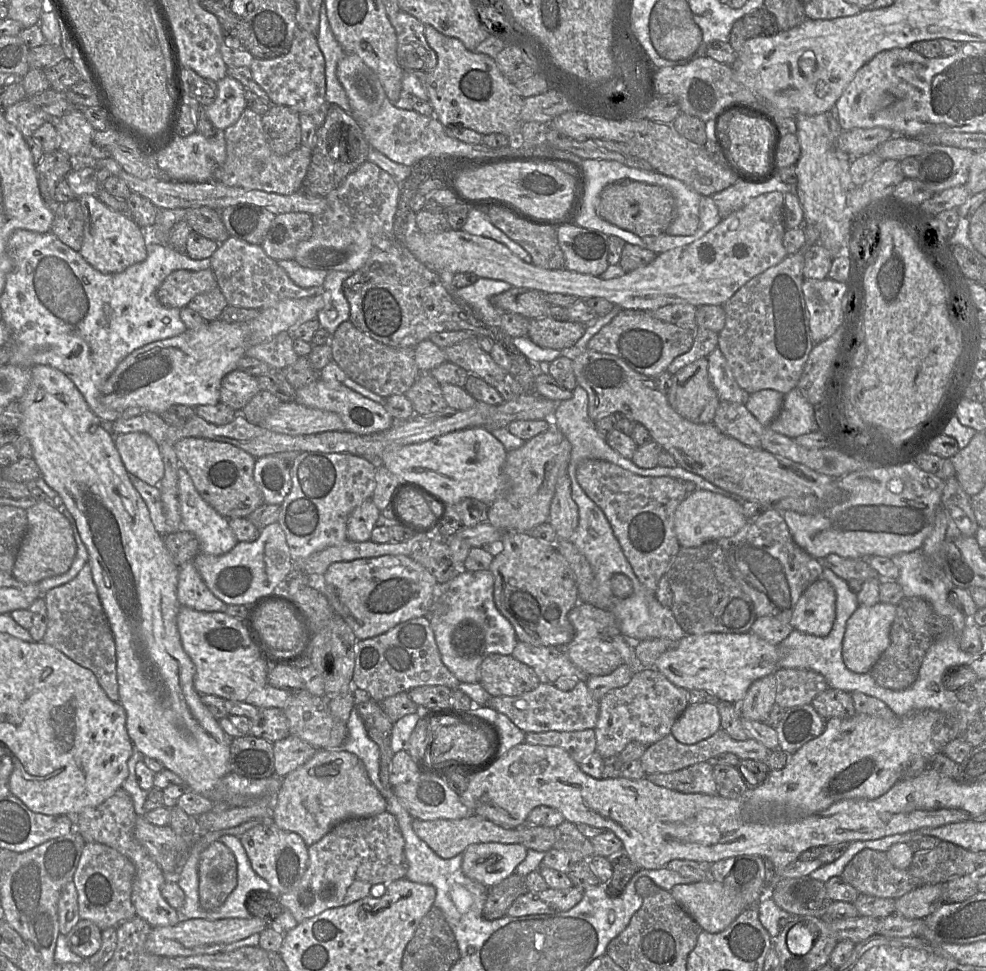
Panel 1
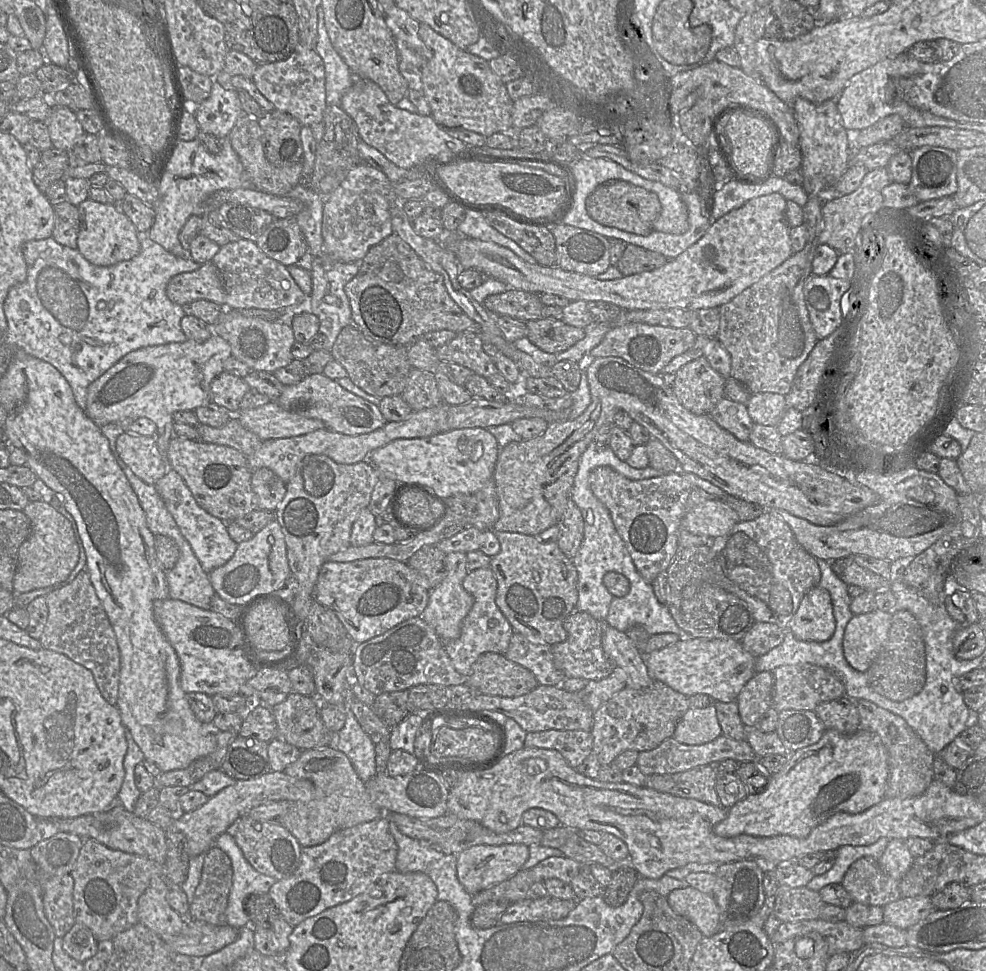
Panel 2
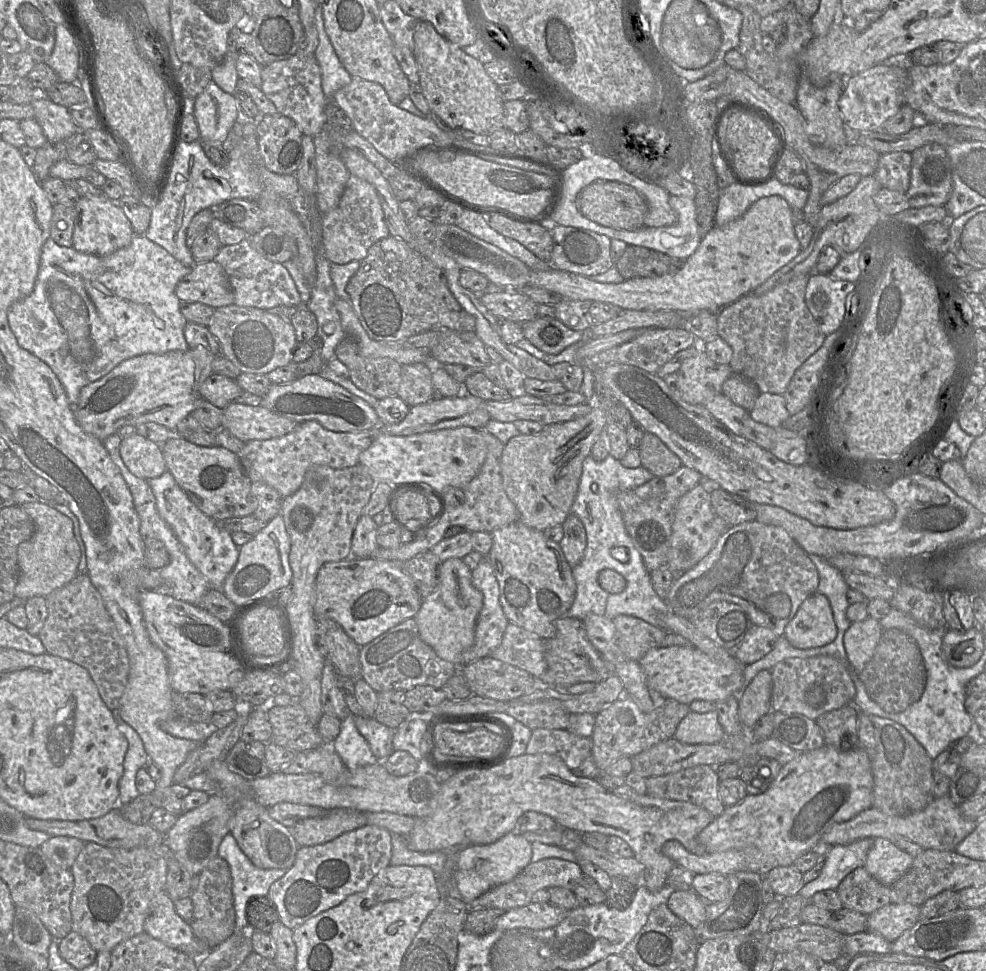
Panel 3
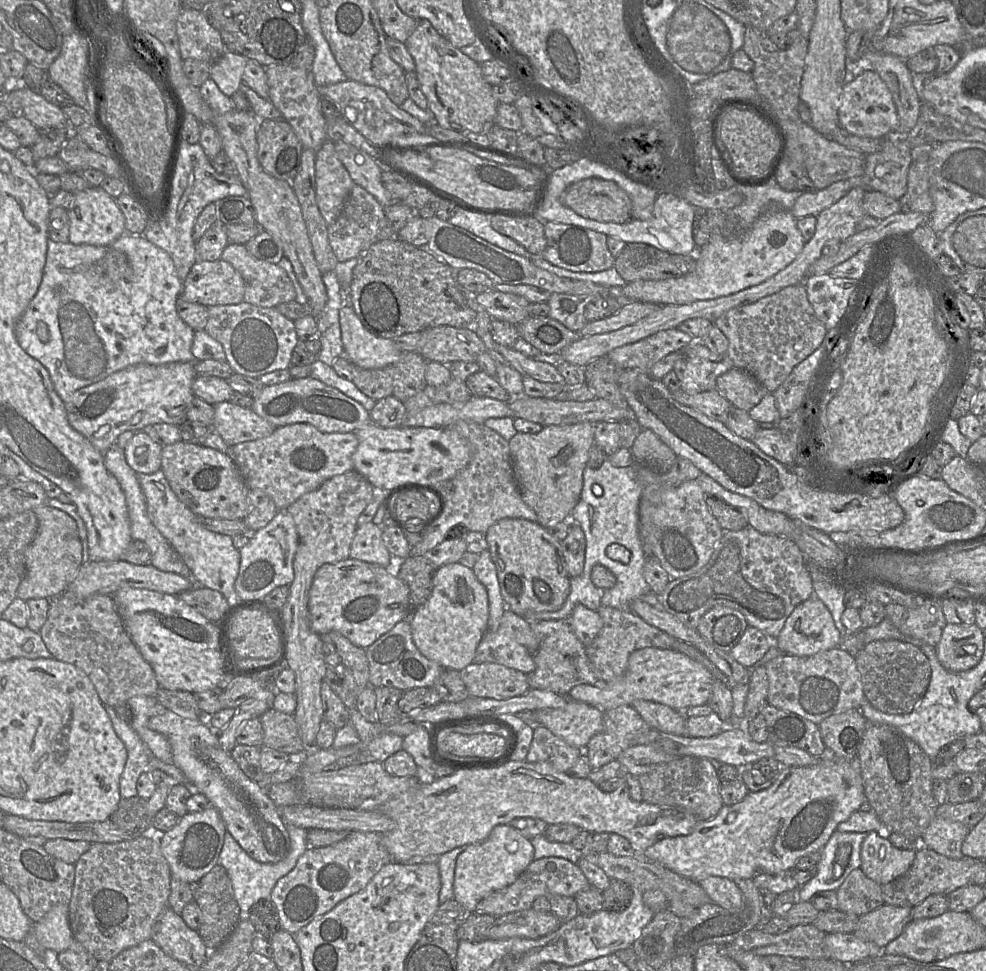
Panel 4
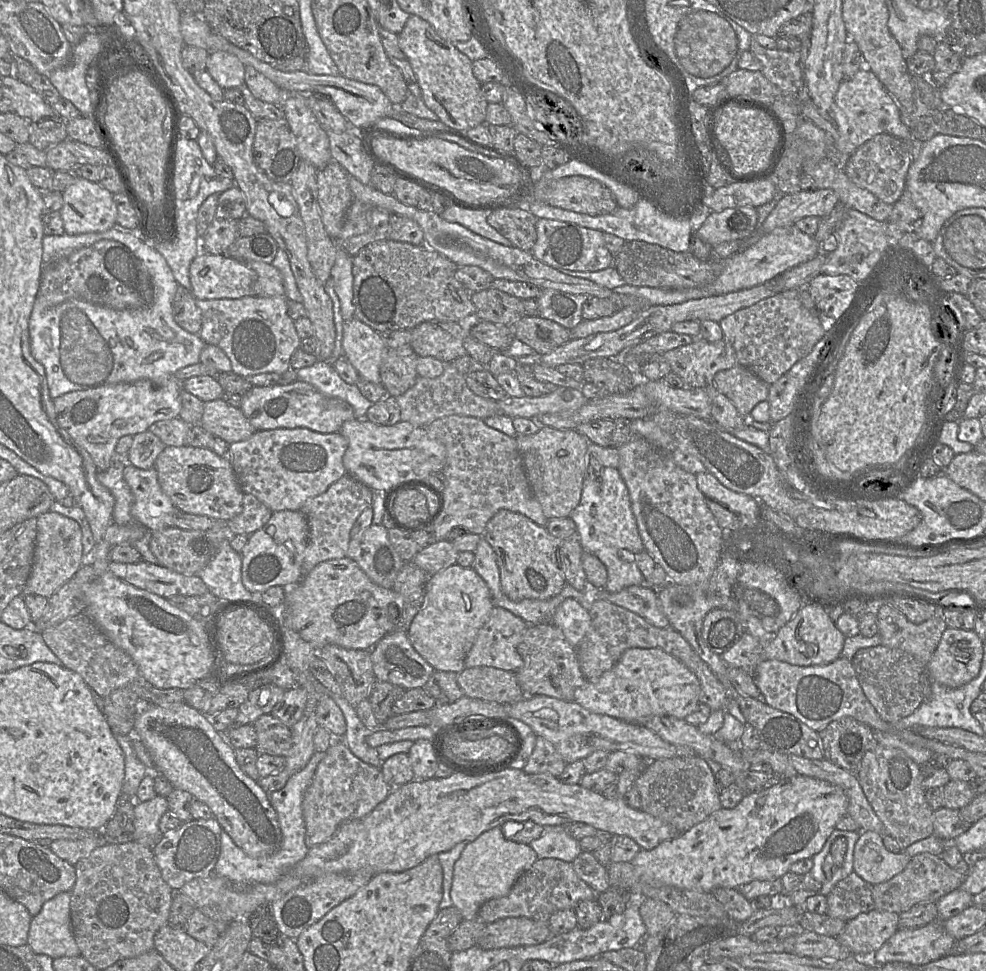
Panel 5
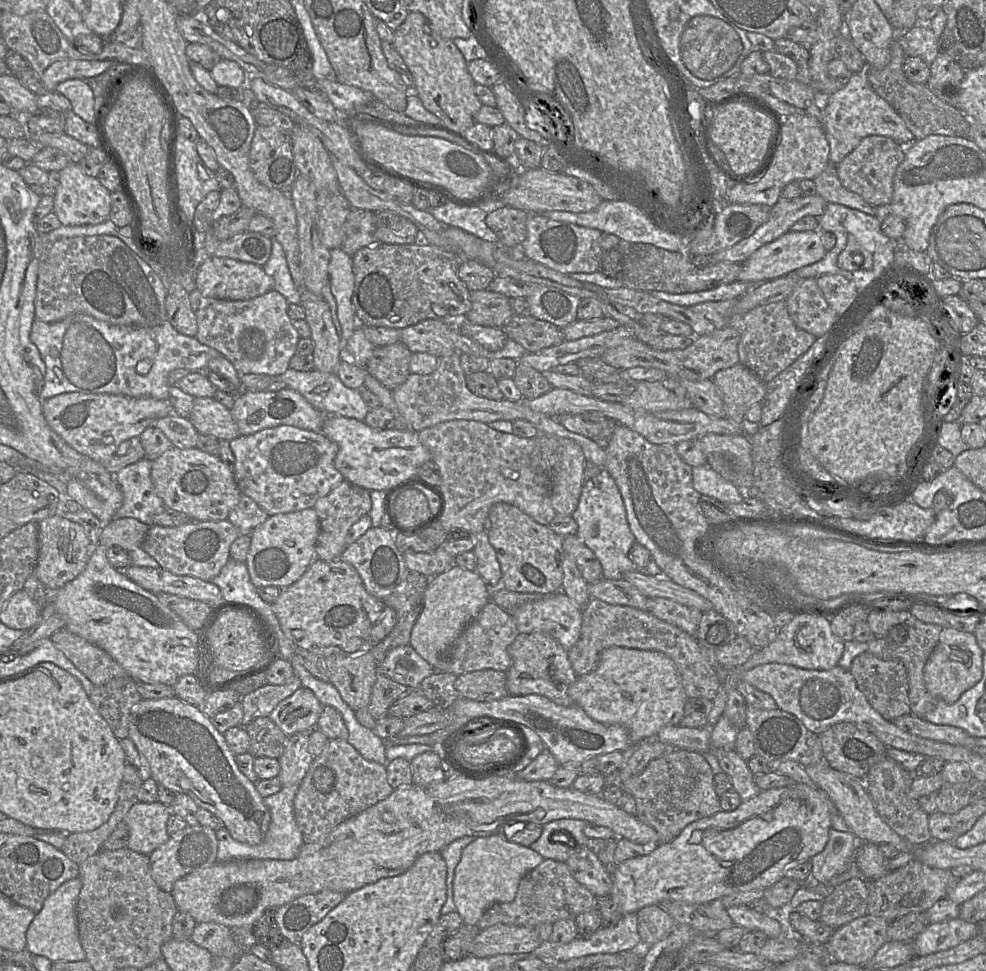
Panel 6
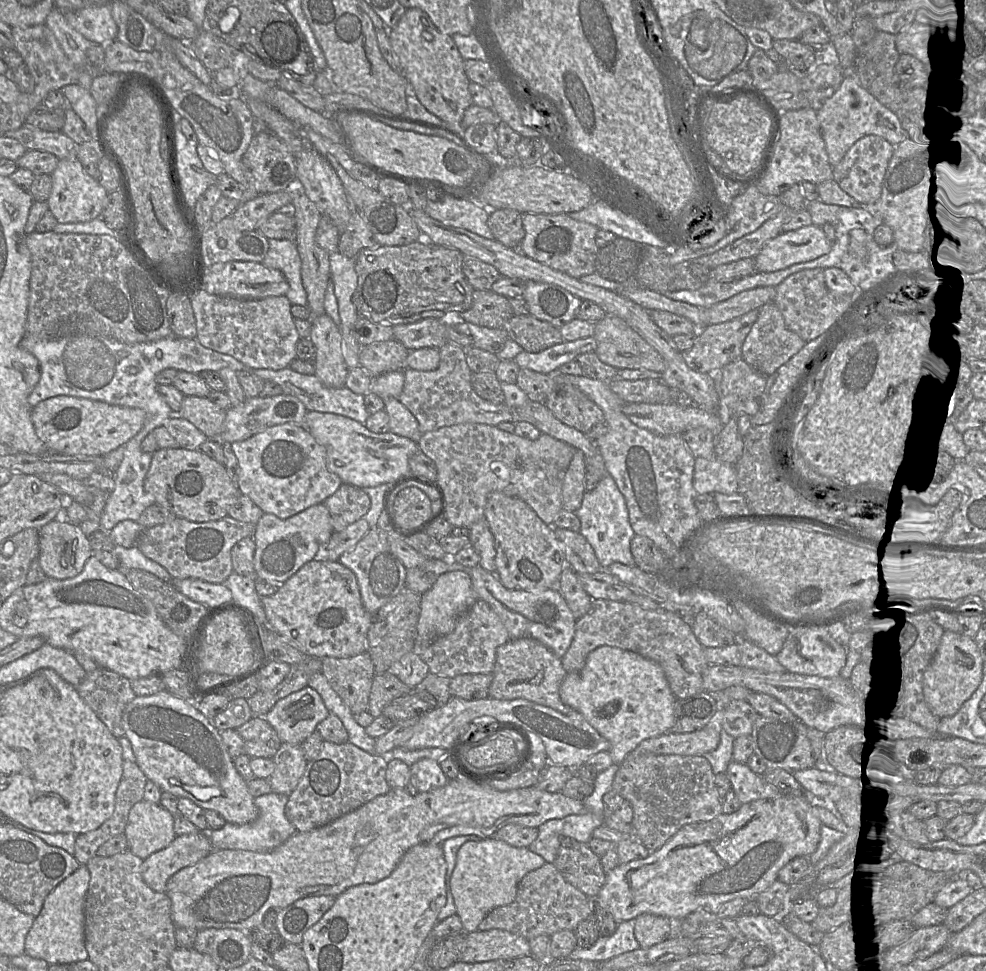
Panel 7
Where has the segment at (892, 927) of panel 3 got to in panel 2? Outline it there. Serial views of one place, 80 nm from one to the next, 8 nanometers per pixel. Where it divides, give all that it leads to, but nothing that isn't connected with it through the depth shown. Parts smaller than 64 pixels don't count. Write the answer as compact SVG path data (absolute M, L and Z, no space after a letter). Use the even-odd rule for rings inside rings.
M929 896L901 897L883 906L883 922L907 930L935 910Z

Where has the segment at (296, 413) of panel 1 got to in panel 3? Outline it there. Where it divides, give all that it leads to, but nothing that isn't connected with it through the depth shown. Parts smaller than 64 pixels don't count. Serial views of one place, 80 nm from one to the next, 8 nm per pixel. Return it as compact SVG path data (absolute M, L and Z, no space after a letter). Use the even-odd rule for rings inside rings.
M232 402L223 410L222 428L244 443L282 437L298 424L264 406Z

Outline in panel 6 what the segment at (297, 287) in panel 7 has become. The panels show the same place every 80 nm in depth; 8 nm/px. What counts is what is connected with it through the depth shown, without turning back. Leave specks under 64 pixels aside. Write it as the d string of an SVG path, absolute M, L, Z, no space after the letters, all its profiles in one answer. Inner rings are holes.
M272 239L272 252L263 266L267 275L274 279L274 289L281 293L289 304L301 304L301 297L293 282L282 245Z

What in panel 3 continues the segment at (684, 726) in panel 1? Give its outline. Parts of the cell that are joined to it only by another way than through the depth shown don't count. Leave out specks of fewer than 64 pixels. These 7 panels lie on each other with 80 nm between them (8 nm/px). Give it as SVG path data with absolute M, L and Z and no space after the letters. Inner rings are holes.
M715 709L706 713L689 711L677 725L674 734L675 739L685 744L714 744L725 737Z

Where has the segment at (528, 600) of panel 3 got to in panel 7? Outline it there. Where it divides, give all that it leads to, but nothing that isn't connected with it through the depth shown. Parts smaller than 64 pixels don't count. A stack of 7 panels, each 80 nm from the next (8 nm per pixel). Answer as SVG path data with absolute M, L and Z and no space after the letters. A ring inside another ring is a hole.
M499 491L489 494L484 510L484 518L495 540L495 574L506 588L515 590L556 588L562 571L566 566L566 561L564 545L556 537L554 527L544 523L536 512L522 499L508 496Z

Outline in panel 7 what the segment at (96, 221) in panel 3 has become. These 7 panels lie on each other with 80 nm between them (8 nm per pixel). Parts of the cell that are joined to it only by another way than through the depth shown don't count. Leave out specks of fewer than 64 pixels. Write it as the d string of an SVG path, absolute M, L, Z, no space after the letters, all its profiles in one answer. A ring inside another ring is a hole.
M78 158L60 160L51 177L52 191L47 204L58 223L88 222L101 216L107 205L108 192L84 171Z

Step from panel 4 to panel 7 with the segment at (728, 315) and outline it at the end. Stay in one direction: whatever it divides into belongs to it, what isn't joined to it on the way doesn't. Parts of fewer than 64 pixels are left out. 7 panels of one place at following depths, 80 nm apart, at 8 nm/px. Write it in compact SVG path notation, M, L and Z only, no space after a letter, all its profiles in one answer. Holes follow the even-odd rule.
M771 302L759 308L758 318L742 345L741 358L763 375L769 376L797 354L805 344L799 335L786 327L778 307Z

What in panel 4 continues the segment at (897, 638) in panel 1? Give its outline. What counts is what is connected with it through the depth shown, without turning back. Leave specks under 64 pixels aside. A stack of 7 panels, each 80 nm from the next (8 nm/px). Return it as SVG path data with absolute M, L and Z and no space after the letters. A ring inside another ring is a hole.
M877 640L866 644L855 656L863 693L877 710L888 714L906 714L920 702L930 682L928 658L912 643L901 640Z

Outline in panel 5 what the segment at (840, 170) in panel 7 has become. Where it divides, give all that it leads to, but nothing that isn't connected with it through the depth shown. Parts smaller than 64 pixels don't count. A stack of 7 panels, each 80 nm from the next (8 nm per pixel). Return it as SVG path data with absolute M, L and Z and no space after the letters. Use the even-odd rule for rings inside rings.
M879 134L860 146L849 157L843 170L855 185L870 191L881 201L894 205L904 192L911 163L908 143L890 134Z

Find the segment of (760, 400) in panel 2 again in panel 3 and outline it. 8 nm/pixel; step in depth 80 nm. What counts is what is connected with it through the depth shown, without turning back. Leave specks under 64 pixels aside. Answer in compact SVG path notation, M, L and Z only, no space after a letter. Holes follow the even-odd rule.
M760 393L749 416L772 428L781 427L790 417L783 395Z

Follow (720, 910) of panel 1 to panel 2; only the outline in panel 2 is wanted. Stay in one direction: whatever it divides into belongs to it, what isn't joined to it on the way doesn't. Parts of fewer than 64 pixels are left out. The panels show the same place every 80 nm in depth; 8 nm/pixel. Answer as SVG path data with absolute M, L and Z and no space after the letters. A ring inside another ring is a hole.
M688 886L672 890L667 898L673 911L692 922L703 936L721 931L720 911L712 895Z

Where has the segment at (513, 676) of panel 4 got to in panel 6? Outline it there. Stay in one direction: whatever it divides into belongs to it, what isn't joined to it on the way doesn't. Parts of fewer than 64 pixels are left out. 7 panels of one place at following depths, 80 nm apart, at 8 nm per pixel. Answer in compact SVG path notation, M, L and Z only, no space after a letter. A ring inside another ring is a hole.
M483 669L457 676L454 682L460 697L474 701L492 701L508 695L506 672Z

